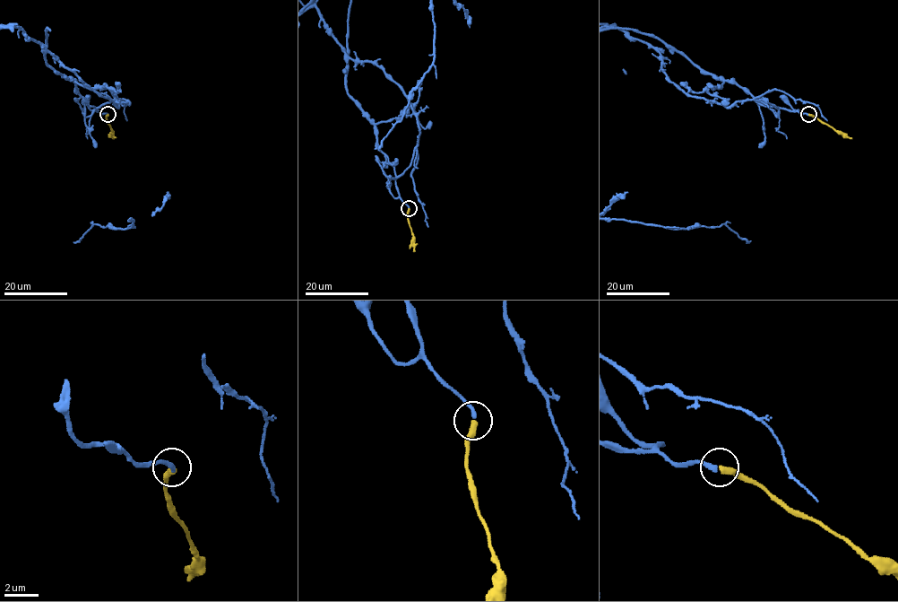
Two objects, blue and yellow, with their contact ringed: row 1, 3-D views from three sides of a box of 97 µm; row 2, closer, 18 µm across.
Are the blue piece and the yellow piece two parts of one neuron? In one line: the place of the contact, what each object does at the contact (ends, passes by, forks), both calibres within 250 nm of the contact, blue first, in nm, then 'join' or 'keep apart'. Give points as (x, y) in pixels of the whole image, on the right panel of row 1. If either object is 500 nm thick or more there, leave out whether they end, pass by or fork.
at (808, 114); blue ends there; yellow ends there; 280 nm thick on the blue side, 360 nm on the other; join

